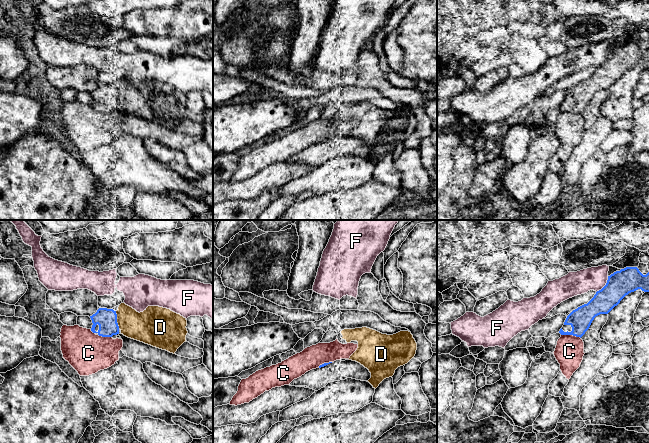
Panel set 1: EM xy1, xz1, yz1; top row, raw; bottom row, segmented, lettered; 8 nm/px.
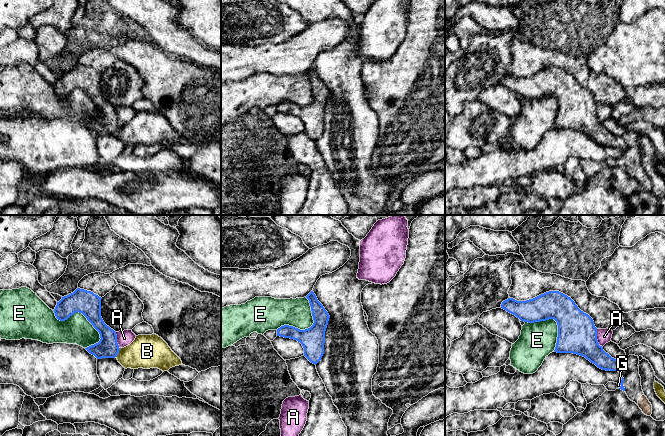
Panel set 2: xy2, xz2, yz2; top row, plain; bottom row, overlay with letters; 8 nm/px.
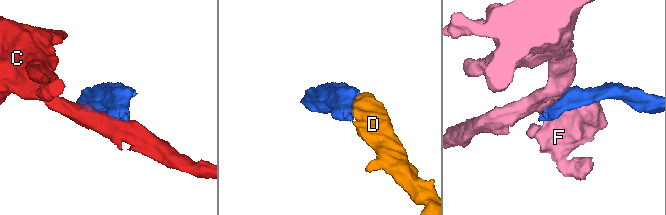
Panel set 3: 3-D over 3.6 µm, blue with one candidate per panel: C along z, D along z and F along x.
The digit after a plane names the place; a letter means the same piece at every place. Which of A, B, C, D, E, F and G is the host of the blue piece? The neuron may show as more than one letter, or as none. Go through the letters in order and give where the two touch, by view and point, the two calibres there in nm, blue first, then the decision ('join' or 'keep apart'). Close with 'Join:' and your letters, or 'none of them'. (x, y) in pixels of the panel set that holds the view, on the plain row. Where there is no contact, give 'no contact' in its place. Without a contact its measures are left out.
A: yz2 (596, 114) | 320/120 nm | keep apart
B: xy2 (118, 128) | 170/280 nm | keep apart
C: yz1 (571, 110) | 190/240 nm | keep apart
D: xy1 (116, 96) | 160/240 nm | join
E: xy2 (79, 88) | 190/220 nm | keep apart
F: yz1 (605, 61) | 200/190 nm | keep apart
G: yz2 (620, 162) | 30/20 nm | join
Join: D, G

